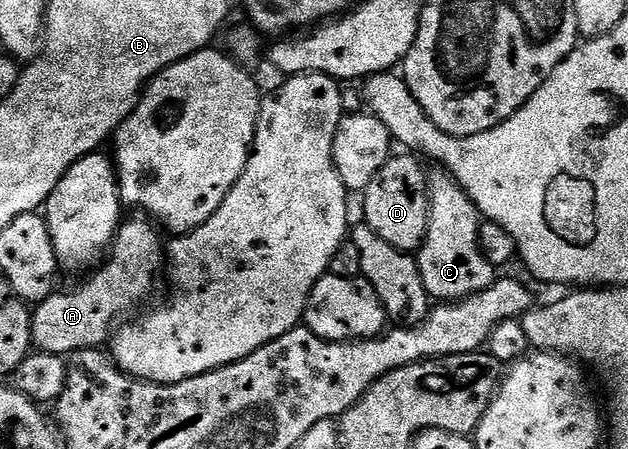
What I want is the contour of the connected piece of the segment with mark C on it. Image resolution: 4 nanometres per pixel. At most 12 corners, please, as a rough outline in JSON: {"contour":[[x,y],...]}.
{"contour":[[429,171],[418,249],[436,302],[486,290],[482,217],[455,178]]}

